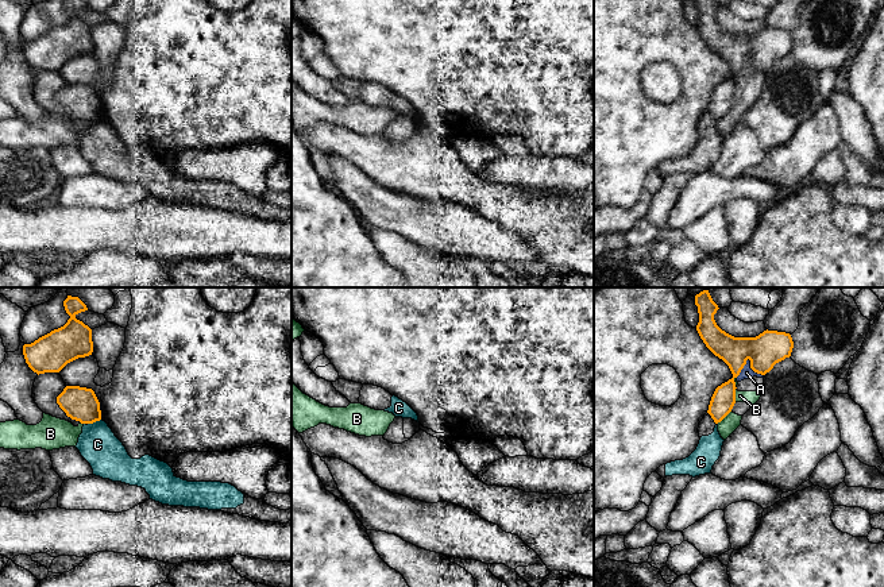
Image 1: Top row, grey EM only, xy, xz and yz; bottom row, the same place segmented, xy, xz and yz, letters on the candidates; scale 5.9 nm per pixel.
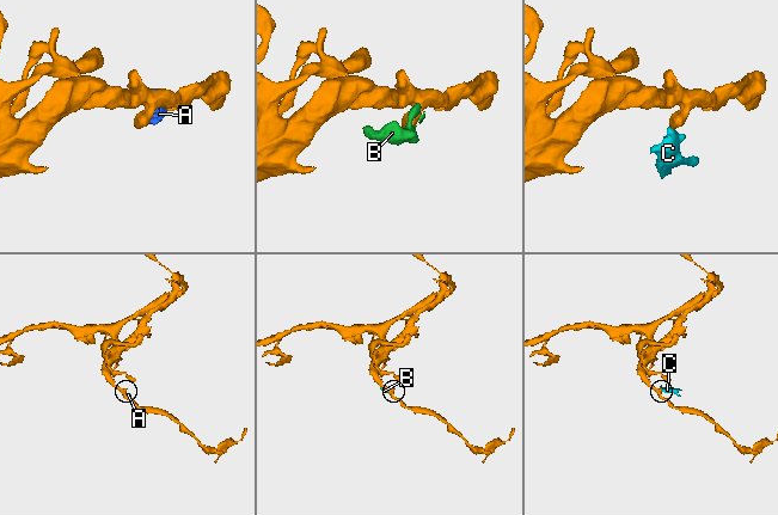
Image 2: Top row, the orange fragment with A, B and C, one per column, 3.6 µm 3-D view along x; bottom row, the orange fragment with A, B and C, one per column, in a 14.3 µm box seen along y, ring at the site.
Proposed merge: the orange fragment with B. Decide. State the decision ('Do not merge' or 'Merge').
Do not merge

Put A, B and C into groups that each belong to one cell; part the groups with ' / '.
A B / C

